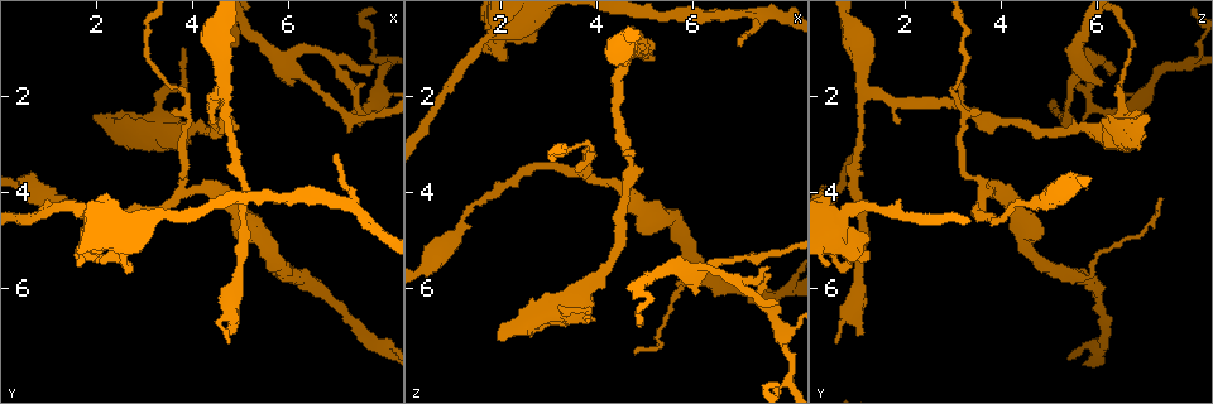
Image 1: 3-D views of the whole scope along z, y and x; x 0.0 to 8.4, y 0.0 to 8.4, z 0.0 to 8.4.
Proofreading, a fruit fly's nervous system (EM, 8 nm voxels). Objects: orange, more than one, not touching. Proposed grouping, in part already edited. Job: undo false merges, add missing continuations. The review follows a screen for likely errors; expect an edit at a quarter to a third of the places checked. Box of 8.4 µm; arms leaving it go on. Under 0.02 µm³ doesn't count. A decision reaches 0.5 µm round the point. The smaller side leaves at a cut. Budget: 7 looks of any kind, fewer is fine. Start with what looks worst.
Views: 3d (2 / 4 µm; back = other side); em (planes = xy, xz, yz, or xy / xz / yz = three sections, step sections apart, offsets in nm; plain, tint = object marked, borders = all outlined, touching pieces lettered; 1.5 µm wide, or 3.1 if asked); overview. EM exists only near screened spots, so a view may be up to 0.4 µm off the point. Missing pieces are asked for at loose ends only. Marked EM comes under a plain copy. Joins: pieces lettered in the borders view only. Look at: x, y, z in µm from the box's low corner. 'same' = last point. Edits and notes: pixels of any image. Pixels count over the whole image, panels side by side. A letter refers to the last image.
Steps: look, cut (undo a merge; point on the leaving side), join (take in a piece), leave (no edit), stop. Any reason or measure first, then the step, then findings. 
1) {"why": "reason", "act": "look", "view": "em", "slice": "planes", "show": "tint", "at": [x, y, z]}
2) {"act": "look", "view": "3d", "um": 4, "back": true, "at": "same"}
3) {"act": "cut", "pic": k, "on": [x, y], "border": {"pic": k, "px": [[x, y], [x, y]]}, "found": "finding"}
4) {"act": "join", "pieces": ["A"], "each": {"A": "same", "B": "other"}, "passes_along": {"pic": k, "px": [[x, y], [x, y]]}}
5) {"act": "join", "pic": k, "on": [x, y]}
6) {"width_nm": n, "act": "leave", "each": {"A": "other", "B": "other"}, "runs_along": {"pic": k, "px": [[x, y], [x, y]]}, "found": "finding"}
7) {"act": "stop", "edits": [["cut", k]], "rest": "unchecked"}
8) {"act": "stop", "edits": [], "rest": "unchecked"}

{"why": "an open end", "act": "look", "view": "3d", "um": 4, "at": [4.75, 7.00, 1.00]}

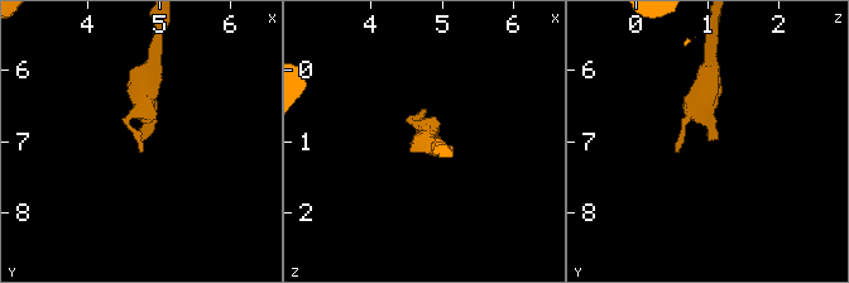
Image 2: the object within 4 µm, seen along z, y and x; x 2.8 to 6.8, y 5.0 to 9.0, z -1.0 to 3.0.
{"why": "need the tissue", "act": "look", "view": "em", "slice": "planes", "show": "borders", "at": [4.75, 6.95, 1.00]}

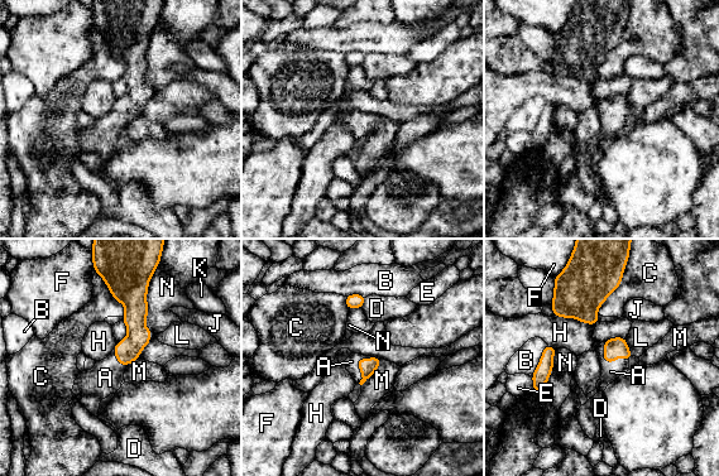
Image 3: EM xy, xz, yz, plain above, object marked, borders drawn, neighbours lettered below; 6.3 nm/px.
{"longest_contact_nm": ["N", 340], "act": "join", "pieces": ["A"], "each": {"A": "same", "B": "other", "C": "other", "D": "other", "E": "other", "F": "other", "H": "other", "J": "other", "K": "other", "L": "other", "M": "other", "N": "other"}, "passes_along": {"pic": 3, "px": [[616, 347], [608, 361], [610, 371]]}, "found": "it goes on there"}

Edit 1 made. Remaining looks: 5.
{"why": "see it whole again", "act": "look", "view": "overview"}

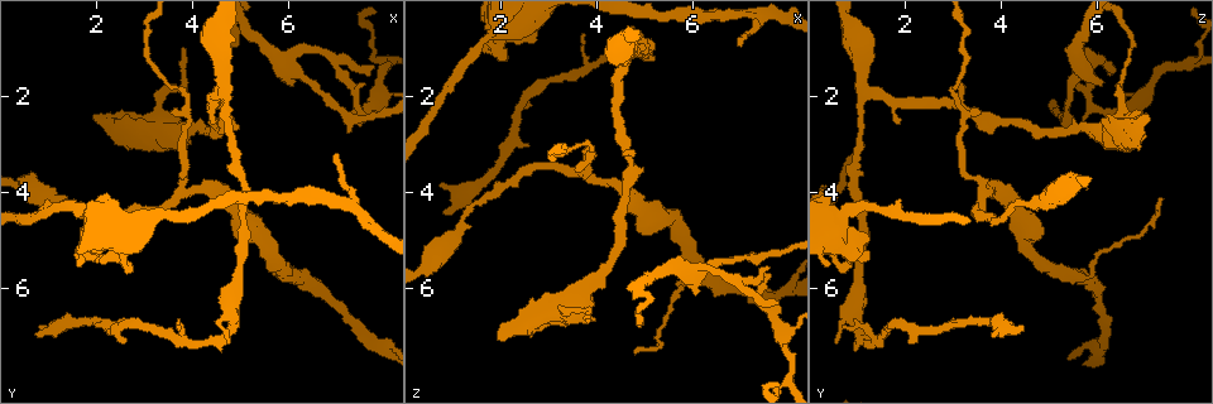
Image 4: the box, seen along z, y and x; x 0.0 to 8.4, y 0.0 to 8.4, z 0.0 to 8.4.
{"why": "sharp bend", "act": "look", "view": "3d", "um": 4, "at": [7.45, 2.15, 5.80]}

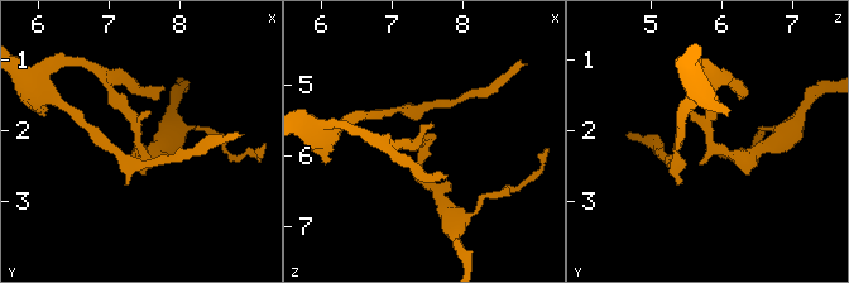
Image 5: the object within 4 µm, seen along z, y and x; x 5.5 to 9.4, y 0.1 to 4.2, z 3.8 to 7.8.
{"why": "need the tissue", "act": "look", "view": "em", "slice": "planes", "show": "borders", "at": [7.40, 2.10, 5.85]}

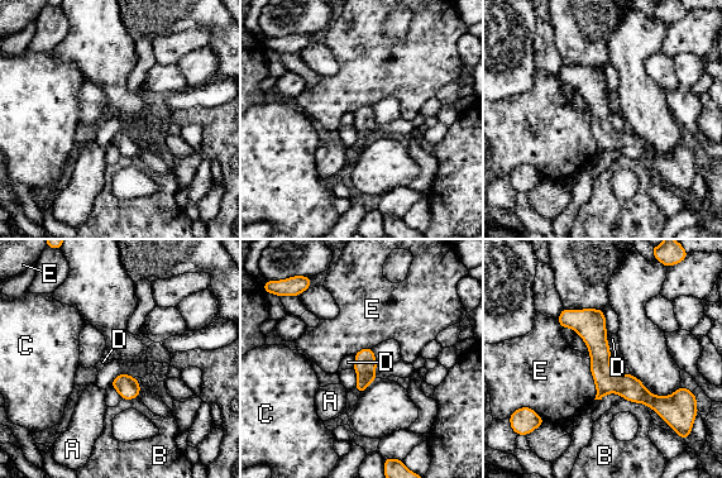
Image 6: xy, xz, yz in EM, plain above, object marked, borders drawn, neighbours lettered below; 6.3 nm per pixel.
{"width_nm": 50, "longest_contact_nm": ["E", 300], "act": "leave", "each": {"A": "other", "B": "other", "C": "other", "D": "other", "E": "other"}, "found": "continuous, no second cell"}

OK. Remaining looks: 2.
{"why": "calibre changes", "act": "look", "view": "em", "slice": "xy", "step": 4, "show": "tint", "at": [1.70, 4.40, 0.80]}

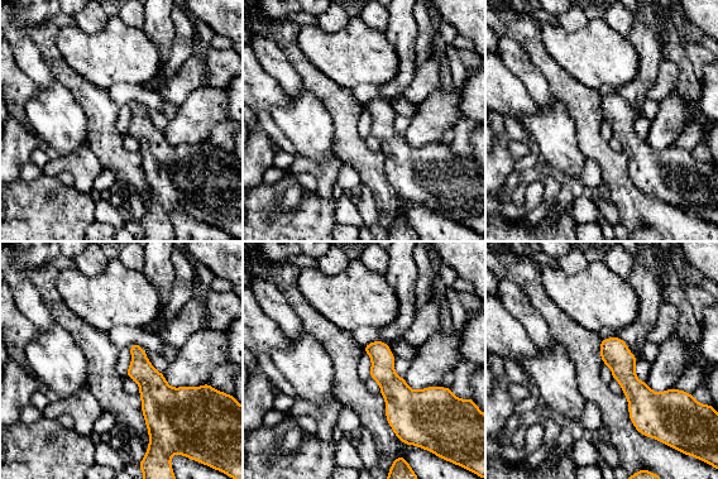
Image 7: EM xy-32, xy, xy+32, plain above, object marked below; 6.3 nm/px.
{"why": "cut it another way", "act": "look", "view": "em", "slice": "xz", "step": 8, "show": "borders", "at": "same"}

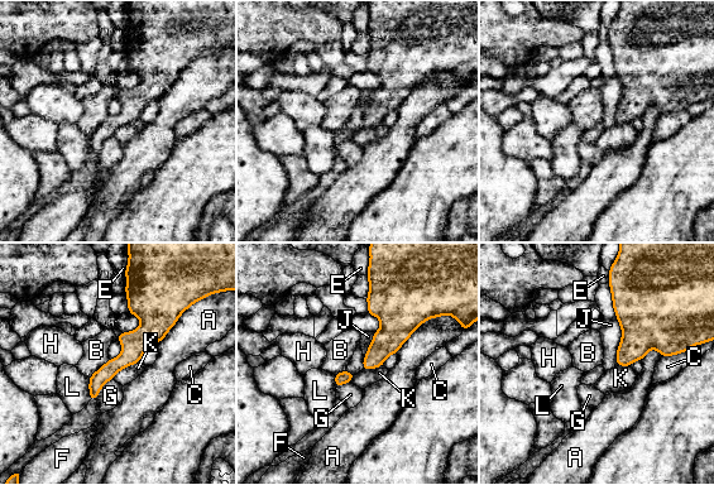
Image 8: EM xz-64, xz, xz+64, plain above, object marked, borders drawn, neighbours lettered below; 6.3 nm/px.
{"longest_contact_nm": ["J", 550], "act": "leave", "each": {"A": "other", "B": "other", "C": "other", "E": "other", "F": "other", "G": "other", "H": "other", "J": "other", "K": "other", "L": "other"}, "border": {"pic": 8, "px": [[139, 360], [124, 366], [113, 378]]}, "found": "all the same cell"}

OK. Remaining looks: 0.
{"act": "stop", "edits": [["join", 3]], "rest": "unchecked"}

